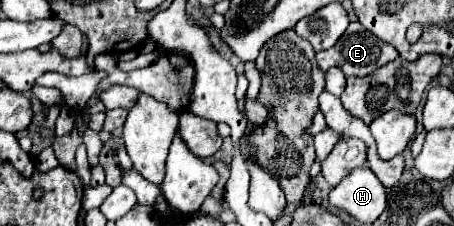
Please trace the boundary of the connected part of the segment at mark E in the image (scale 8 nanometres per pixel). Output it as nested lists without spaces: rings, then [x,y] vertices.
[[[352,22],[332,48],[316,54],[316,62],[324,72],[336,66],[346,78],[350,78],[368,76],[396,56],[398,52],[394,46],[378,40],[360,22]]]

